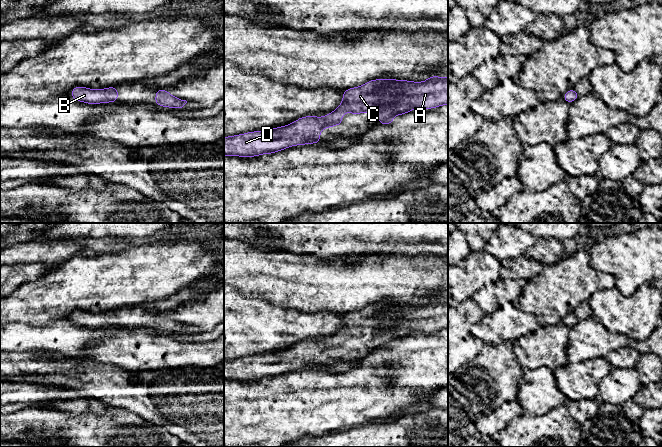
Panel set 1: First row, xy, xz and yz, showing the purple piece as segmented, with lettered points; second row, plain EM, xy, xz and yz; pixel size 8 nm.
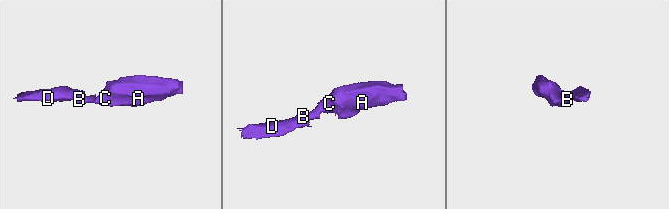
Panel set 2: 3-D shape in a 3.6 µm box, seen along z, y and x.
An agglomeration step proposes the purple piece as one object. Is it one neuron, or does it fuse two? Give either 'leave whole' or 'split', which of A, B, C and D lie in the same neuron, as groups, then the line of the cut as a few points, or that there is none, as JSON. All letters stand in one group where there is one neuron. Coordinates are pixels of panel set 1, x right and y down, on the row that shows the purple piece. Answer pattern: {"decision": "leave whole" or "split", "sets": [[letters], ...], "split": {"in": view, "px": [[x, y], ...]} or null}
{"decision": "leave whole", "sets": [["A", "B", "C", "D"]], "split": null}

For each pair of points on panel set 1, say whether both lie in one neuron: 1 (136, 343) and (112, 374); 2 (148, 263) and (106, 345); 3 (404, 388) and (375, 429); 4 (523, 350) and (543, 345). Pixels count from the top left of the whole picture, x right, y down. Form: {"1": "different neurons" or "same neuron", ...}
{"1": "different neurons", "2": "different neurons", "3": "different neurons", "4": "same neuron"}

